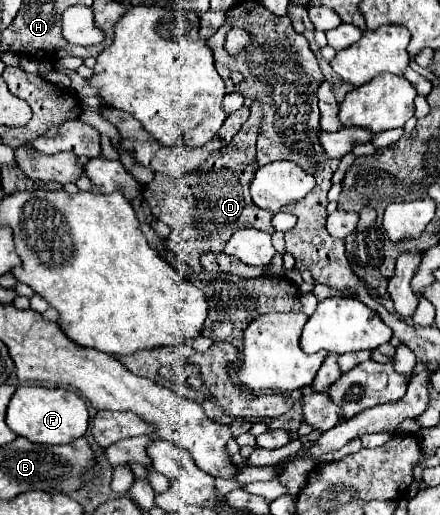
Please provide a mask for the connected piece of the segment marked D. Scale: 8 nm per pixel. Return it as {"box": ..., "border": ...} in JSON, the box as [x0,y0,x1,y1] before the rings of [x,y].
{"box":[143,101,275,273],"border":[[[253,101],[249,119],[243,123],[229,145],[213,151],[203,165],[199,165],[185,177],[173,179],[169,175],[155,173],[155,179],[145,185],[143,197],[151,205],[153,215],[171,227],[171,235],[167,237],[169,249],[187,265],[191,265],[195,273],[201,273],[199,255],[205,251],[221,253],[225,243],[237,229],[255,227],[265,233],[275,233],[275,227],[271,223],[273,215],[257,209],[249,195],[251,177],[259,167],[255,159],[255,143],[259,137],[261,119],[261,105]]]}

